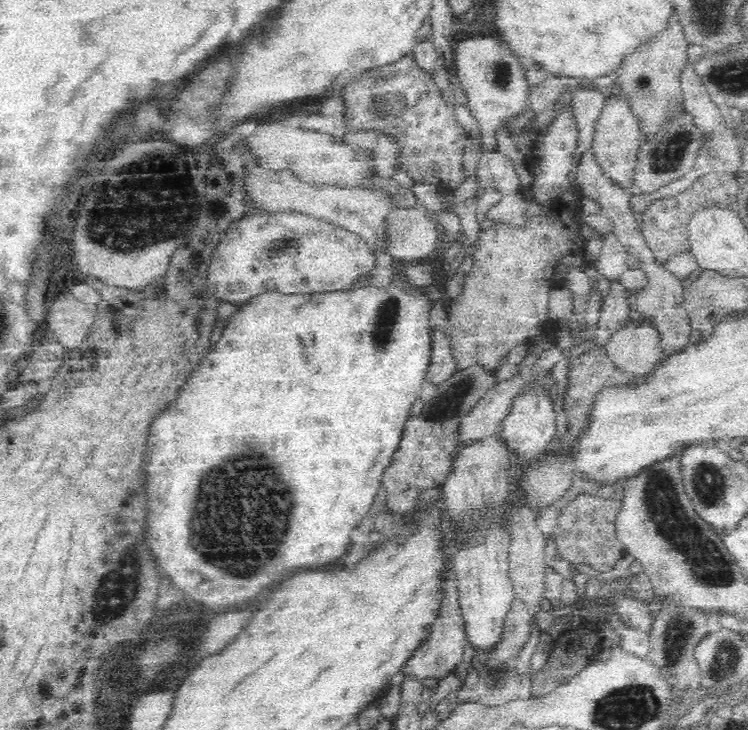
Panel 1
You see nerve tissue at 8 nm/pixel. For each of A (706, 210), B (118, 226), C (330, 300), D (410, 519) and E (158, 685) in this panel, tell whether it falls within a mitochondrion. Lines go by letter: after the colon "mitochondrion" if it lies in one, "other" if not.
A: other
B: mitochondrion
C: other
D: other
E: other

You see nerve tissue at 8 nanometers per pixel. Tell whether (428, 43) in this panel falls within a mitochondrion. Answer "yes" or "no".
no

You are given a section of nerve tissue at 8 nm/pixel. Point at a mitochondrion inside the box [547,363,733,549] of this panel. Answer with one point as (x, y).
(707, 482)

